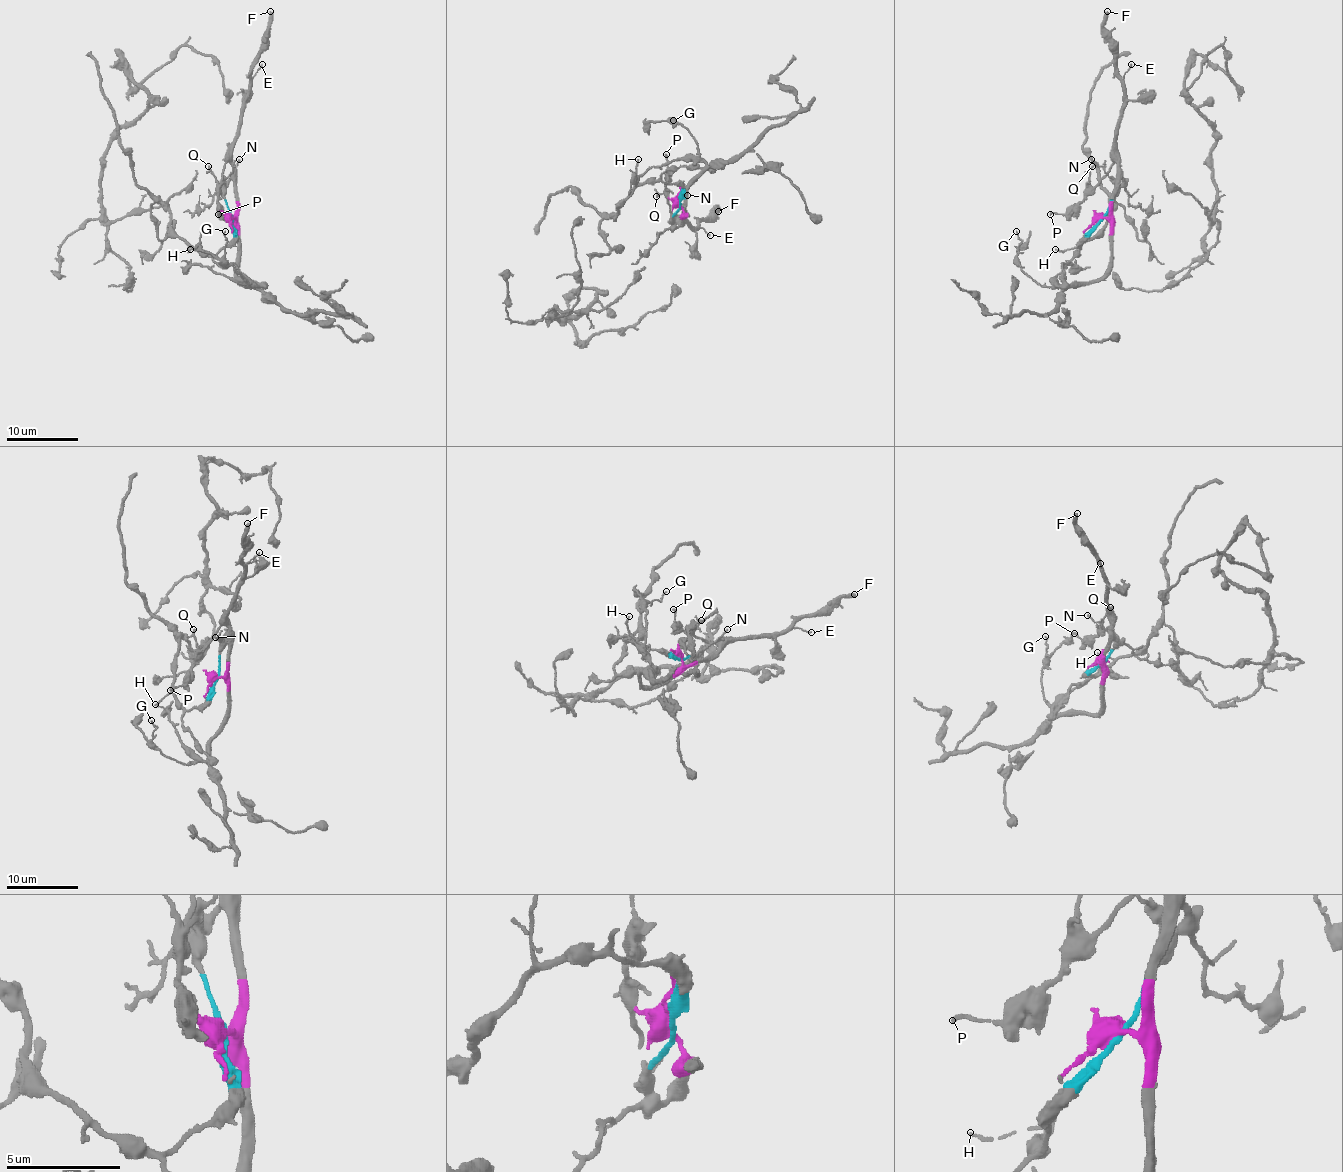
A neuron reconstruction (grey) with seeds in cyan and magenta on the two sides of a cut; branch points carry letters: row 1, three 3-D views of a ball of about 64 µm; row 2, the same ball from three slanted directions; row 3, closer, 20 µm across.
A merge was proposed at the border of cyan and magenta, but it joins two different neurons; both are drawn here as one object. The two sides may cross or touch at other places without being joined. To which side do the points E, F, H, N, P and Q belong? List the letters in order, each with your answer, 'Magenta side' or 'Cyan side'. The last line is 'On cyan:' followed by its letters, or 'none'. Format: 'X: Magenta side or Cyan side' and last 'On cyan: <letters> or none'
E: Magenta side
F: Magenta side
H: Cyan side
N: Cyan side
P: Magenta side
Q: Magenta side
On cyan: H, N

